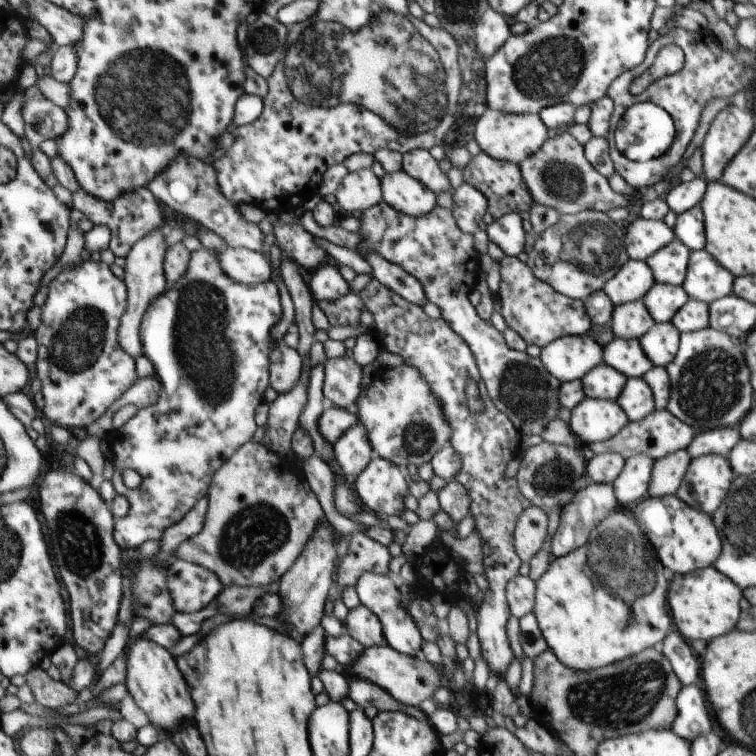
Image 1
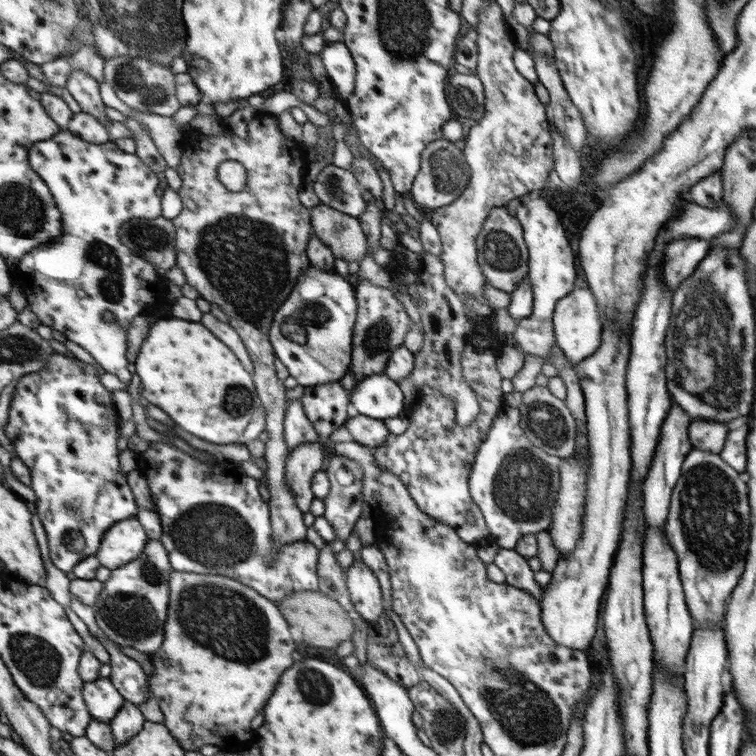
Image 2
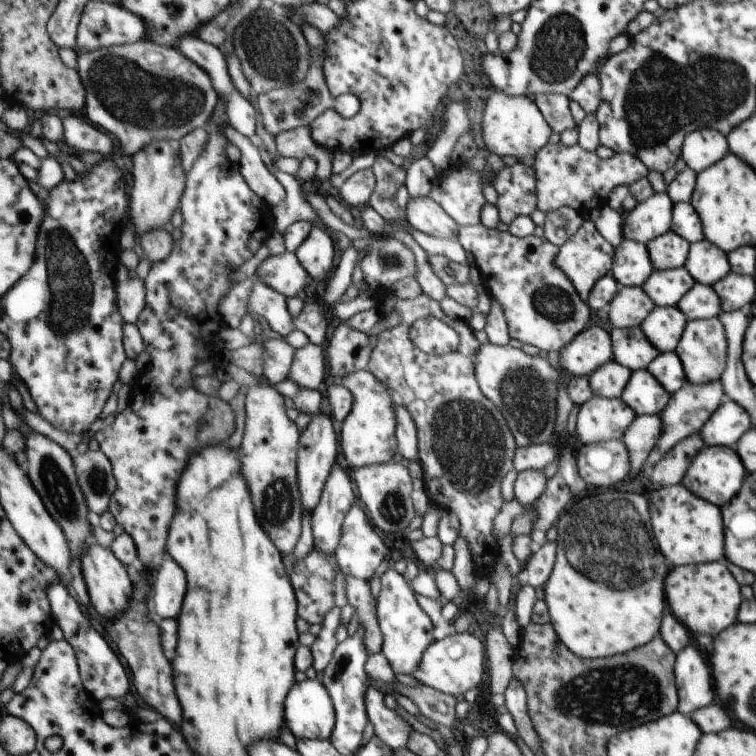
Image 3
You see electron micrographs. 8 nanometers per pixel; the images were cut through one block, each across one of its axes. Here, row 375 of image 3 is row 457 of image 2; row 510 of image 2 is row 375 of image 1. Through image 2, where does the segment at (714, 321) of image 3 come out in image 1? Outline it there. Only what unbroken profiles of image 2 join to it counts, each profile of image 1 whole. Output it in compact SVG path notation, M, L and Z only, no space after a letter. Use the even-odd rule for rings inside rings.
M709 326L693 332L680 332L678 349L673 360L666 364L666 372L670 379L670 398L665 410L678 417L684 425L701 431L709 429L736 427L749 412L751 406L751 387L749 386L749 372L743 362L741 351L735 348L731 337Z

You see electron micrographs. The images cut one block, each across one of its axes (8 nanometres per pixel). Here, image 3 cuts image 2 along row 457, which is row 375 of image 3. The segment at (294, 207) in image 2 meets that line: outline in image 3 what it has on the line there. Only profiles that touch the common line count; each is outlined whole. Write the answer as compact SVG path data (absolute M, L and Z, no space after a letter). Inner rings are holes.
M267 339L262 345L261 368L267 382L277 384L287 379L287 372L290 372L294 360L294 349L285 339Z

